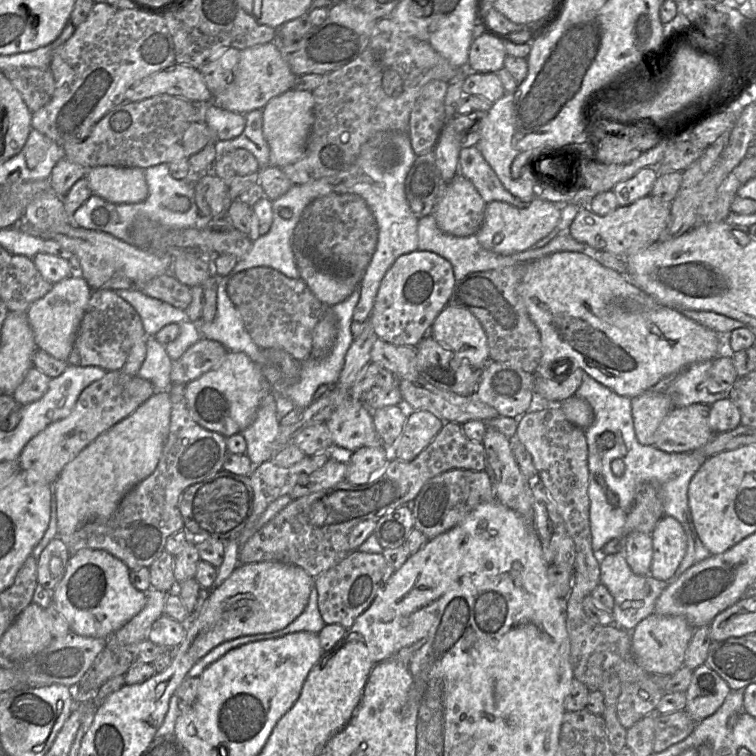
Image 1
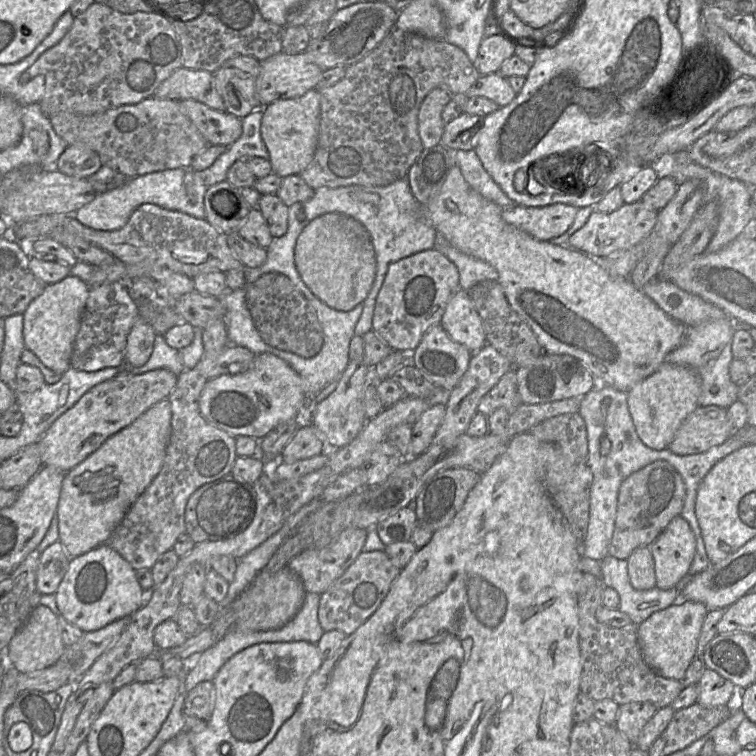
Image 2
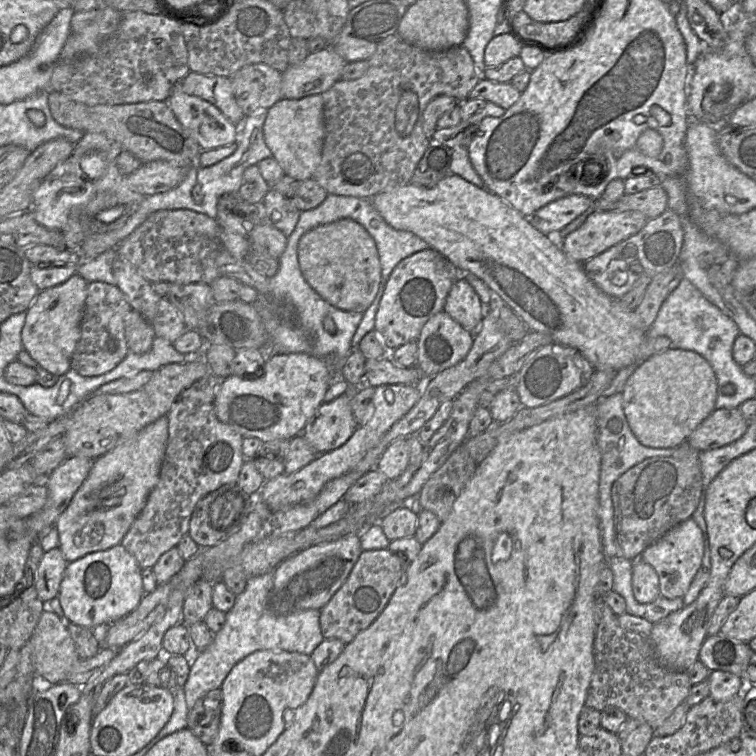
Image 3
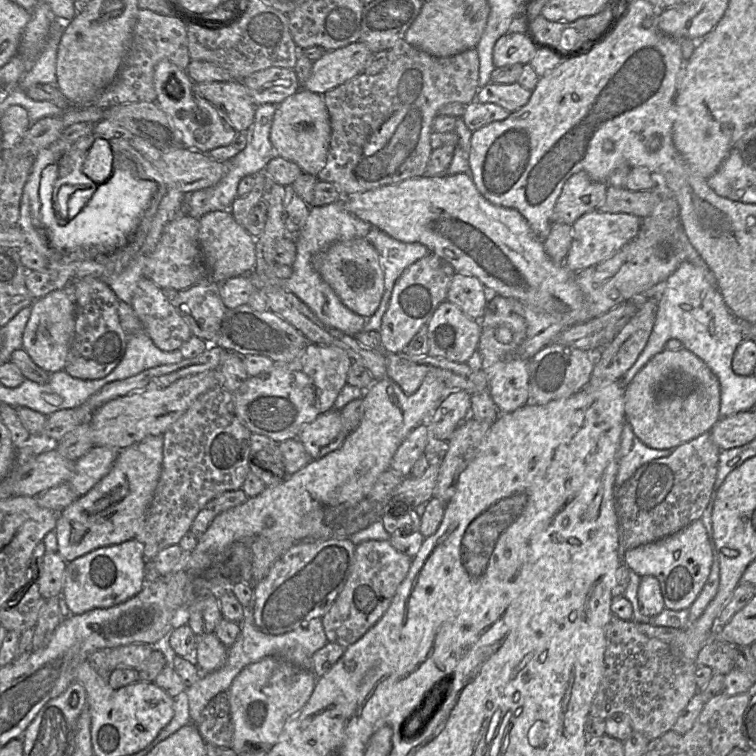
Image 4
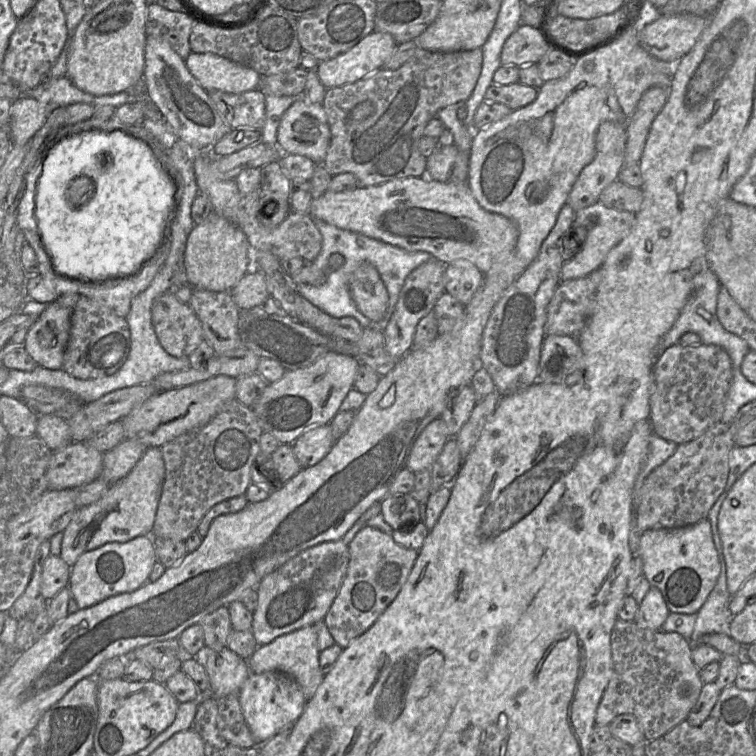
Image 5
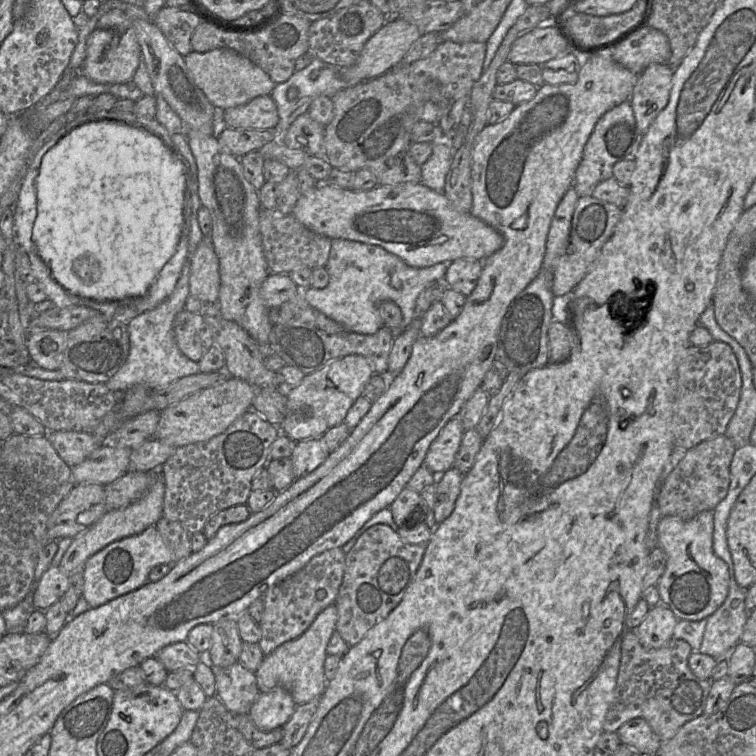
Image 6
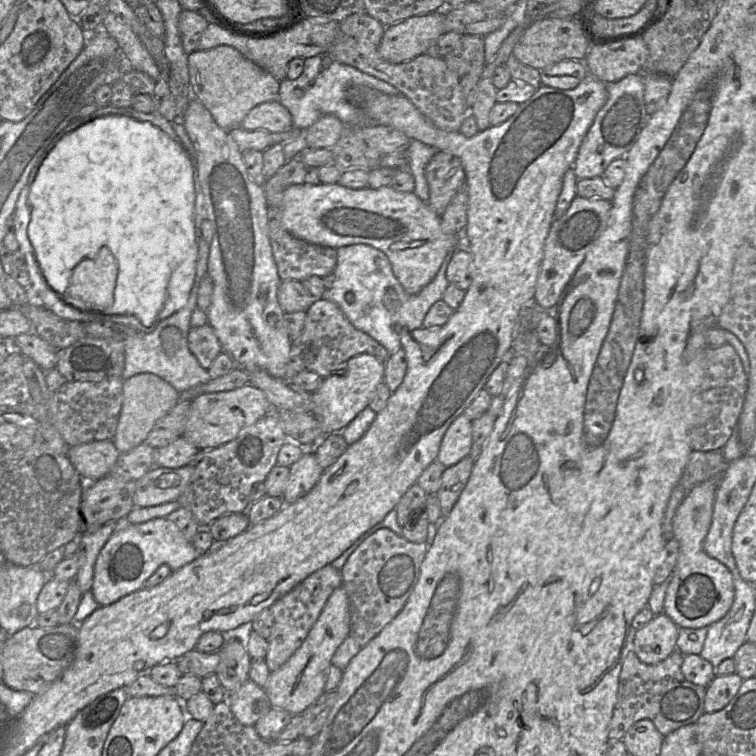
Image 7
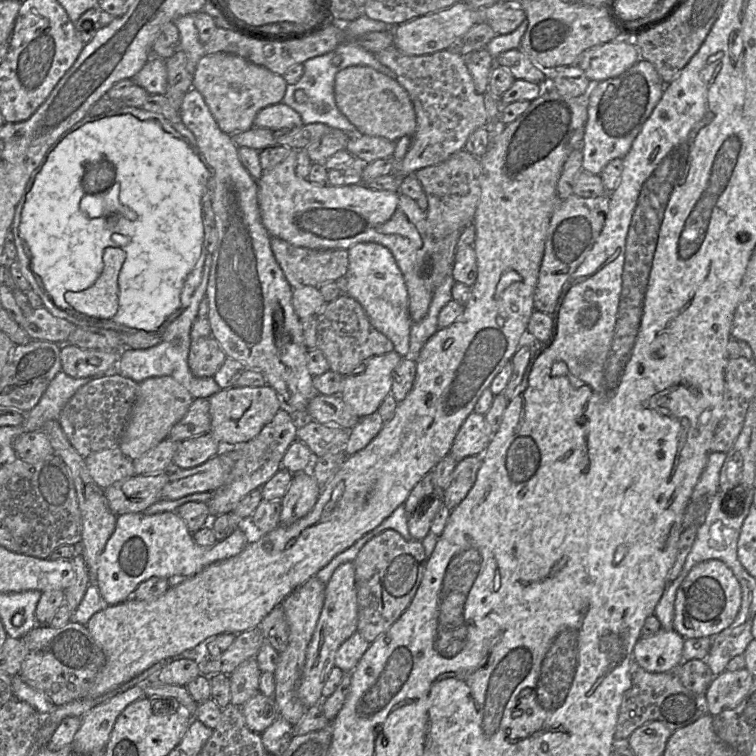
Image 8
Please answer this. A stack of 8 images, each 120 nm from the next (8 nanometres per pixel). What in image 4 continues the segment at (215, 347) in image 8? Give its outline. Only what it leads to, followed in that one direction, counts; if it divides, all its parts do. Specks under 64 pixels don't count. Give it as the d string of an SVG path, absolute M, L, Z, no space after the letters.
M142 277L134 290L131 306L154 344L165 352L179 350L192 332L153 281Z

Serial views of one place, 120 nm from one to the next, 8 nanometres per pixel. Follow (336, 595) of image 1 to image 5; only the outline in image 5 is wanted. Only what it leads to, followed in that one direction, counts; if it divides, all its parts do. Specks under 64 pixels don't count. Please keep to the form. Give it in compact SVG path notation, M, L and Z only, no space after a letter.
M374 527L360 530L349 549L349 564L341 588L323 622L343 649L364 634L388 608L407 581L418 551L397 544L391 535Z

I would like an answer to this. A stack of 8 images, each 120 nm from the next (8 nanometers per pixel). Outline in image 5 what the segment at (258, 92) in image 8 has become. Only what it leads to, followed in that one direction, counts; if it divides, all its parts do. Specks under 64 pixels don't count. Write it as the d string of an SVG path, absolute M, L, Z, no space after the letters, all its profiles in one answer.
M191 52L186 66L197 82L207 91L243 93L257 89L262 76L252 68L214 53Z

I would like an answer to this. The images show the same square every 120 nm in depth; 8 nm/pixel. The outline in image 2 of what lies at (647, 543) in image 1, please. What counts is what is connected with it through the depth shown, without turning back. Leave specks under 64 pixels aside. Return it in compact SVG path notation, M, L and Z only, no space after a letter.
M649 546L633 550L627 564L629 581L635 590L649 590L656 586L654 560Z

